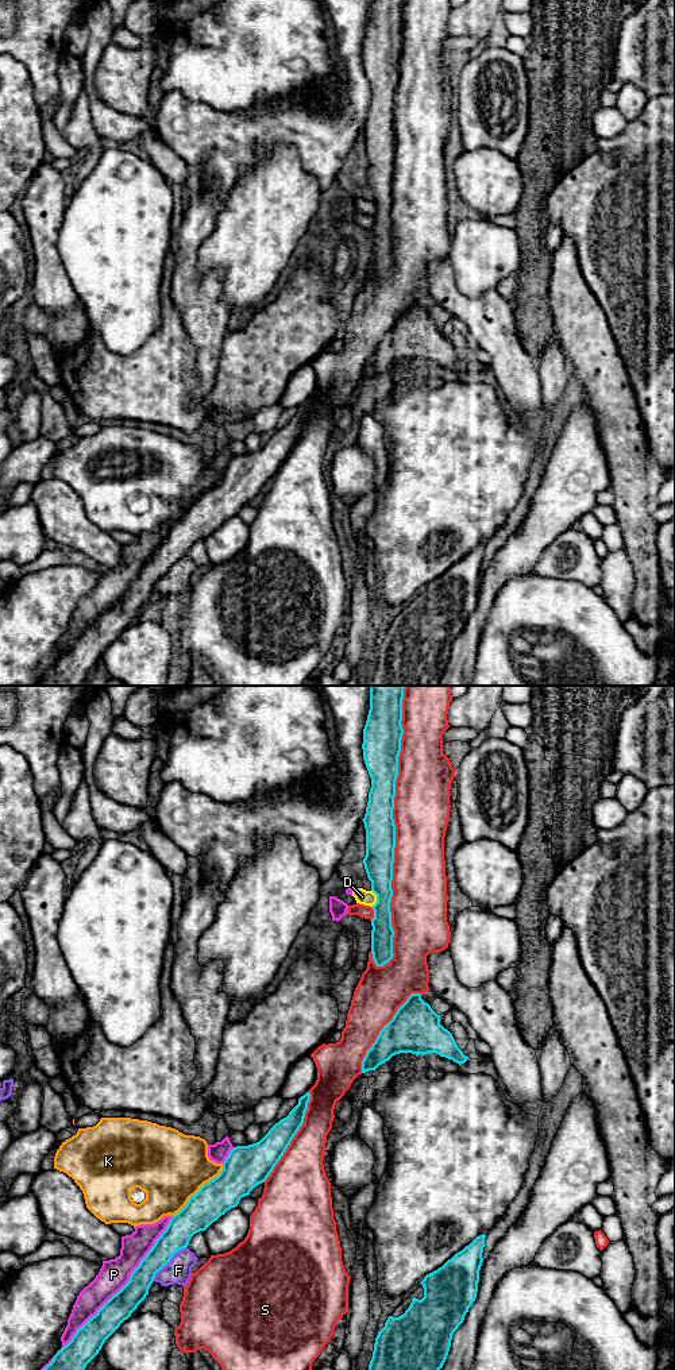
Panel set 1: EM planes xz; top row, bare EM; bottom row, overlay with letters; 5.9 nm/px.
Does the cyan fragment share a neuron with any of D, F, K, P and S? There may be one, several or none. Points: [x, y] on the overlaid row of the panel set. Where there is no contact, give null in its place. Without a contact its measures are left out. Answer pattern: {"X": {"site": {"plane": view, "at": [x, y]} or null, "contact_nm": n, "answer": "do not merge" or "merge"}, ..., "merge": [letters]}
{"D": {"site": {"plane": "xz", "at": [377, 898]}, "contact_nm": 100, "answer": "do not merge"}, "F": {"site": {"plane": "xz", "at": [169, 1261]}, "contact_nm": 300, "answer": "do not merge"}, "K": {"site": {"plane": "xz", "at": [200, 1188]}, "contact_nm": 440, "answer": "do not merge"}, "P": {"site": {"plane": "xz", "at": [124, 1285]}, "contact_nm": 1050, "answer": "merge"}, "S": {"site": {"plane": "xz", "at": [394, 829]}, "contact_nm": 1700, "answer": "do not merge"}, "merge": ["P"]}

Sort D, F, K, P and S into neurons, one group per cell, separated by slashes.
D / F / K / P / S

